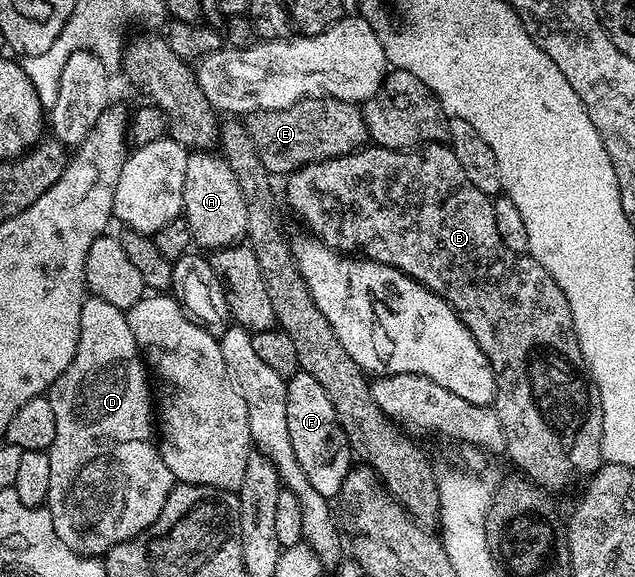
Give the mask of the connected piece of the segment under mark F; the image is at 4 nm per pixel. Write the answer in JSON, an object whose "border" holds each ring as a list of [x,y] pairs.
{"border":[[[300,370],[287,380],[285,418],[289,422],[293,454],[297,454],[297,462],[301,462],[301,470],[305,470],[305,478],[309,478],[313,490],[328,498],[338,497],[345,478],[351,473],[353,453],[337,418],[337,410],[333,410],[333,402],[329,402],[329,394],[325,394],[313,374]]]}

